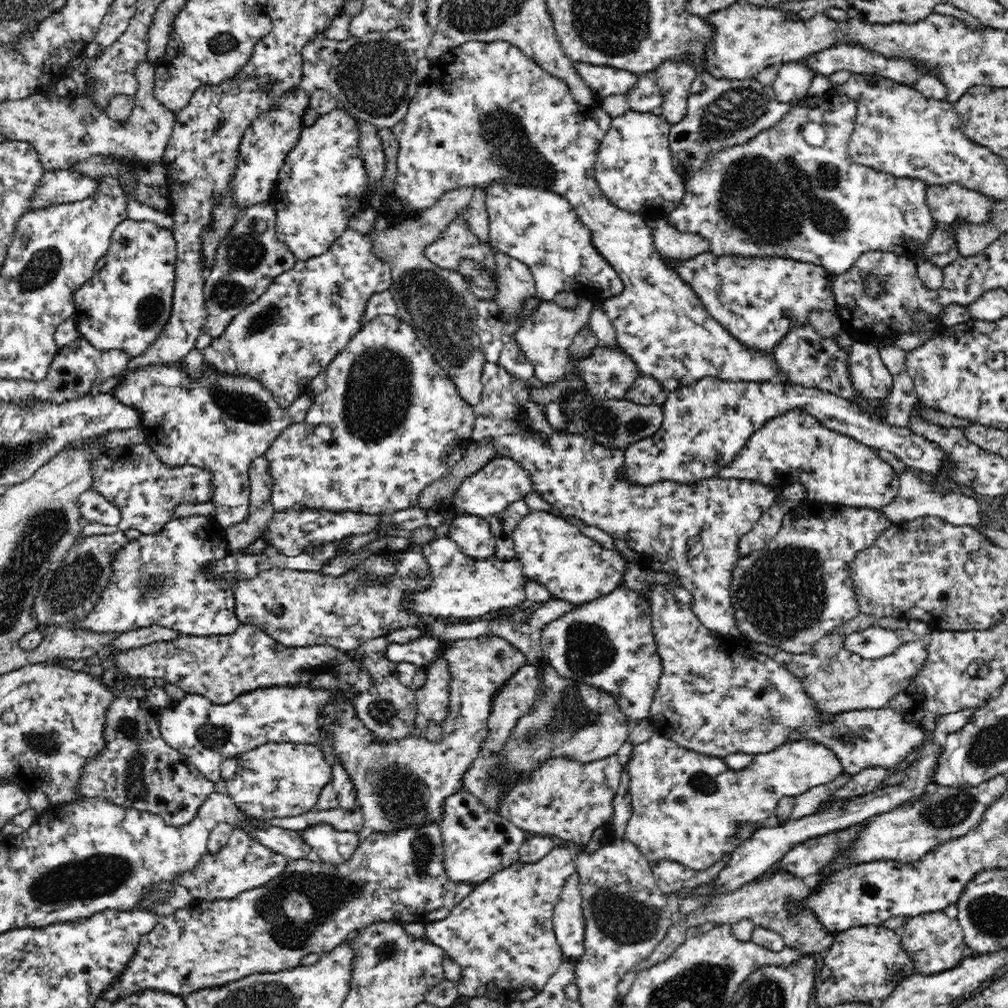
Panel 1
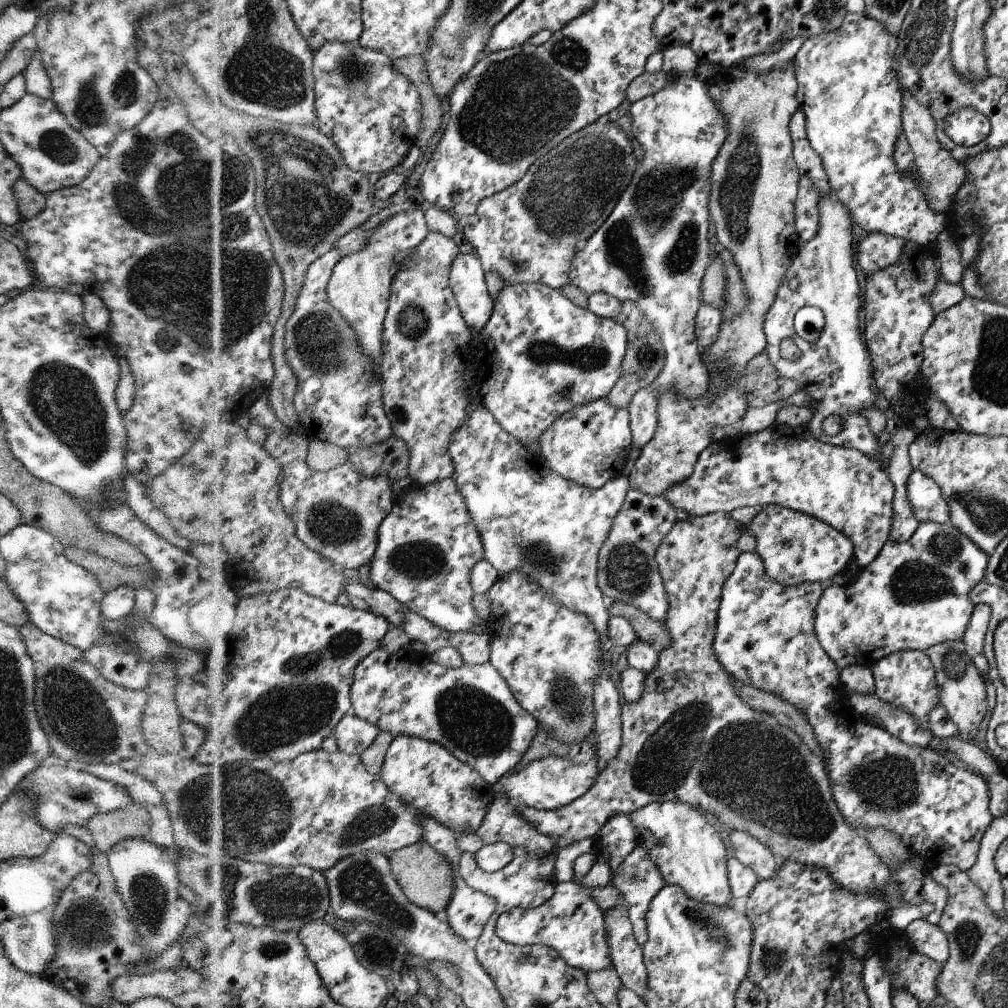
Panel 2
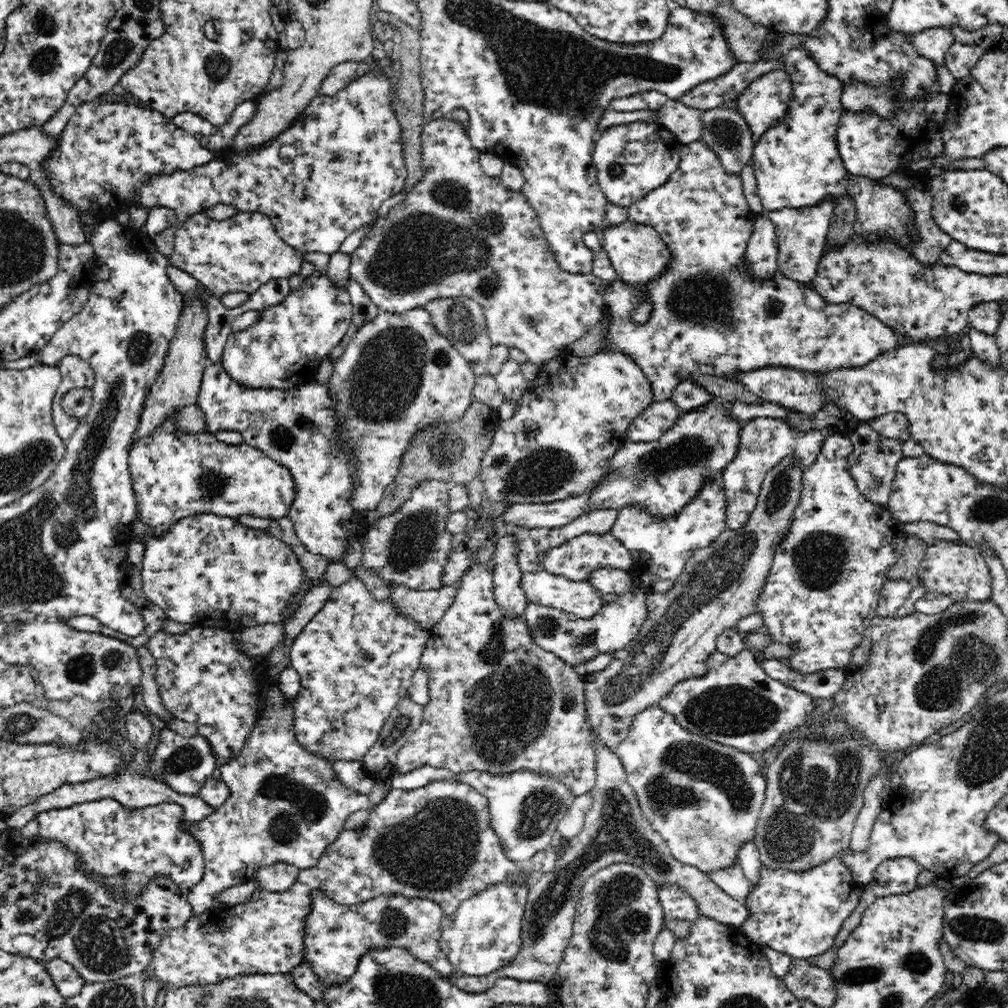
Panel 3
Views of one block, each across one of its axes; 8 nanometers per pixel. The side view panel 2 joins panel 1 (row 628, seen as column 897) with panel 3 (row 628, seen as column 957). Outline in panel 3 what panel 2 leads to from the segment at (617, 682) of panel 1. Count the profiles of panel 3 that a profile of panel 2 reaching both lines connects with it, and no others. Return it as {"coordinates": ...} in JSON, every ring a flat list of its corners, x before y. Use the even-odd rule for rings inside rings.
{"coordinates":[[629,591,613,598,608,598,598,614,590,619,578,619,571,613,554,607,538,605,530,600,526,603,524,617,528,623,534,642,544,650,550,651,566,661,566,664,576,666,584,660,590,660,602,652,616,652,634,640,648,616,645,602,646,594,633,595]]}

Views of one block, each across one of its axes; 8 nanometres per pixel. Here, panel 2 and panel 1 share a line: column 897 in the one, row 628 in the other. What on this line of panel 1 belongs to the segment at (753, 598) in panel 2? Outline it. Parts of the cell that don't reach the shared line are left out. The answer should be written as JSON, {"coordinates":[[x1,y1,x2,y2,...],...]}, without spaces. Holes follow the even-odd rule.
{"coordinates":[[809,498,798,502,783,516,780,530,776,533,772,542,767,543,760,550,754,550,754,552,740,557,734,567,730,592,732,595,732,605,734,605,736,626,741,631,742,636,748,641,762,642,762,644,769,644,770,646,774,645,779,650,789,652,790,654,810,654,820,639,833,634,836,628,843,626,842,624,846,624,848,620,852,620,859,613,859,604,855,600,854,584,851,584,850,564,854,562,854,558,856,558,856,554,859,551,872,546,879,534,887,530,888,527,891,527,892,524,893,522,888,519,888,515,880,510,823,503]]}

